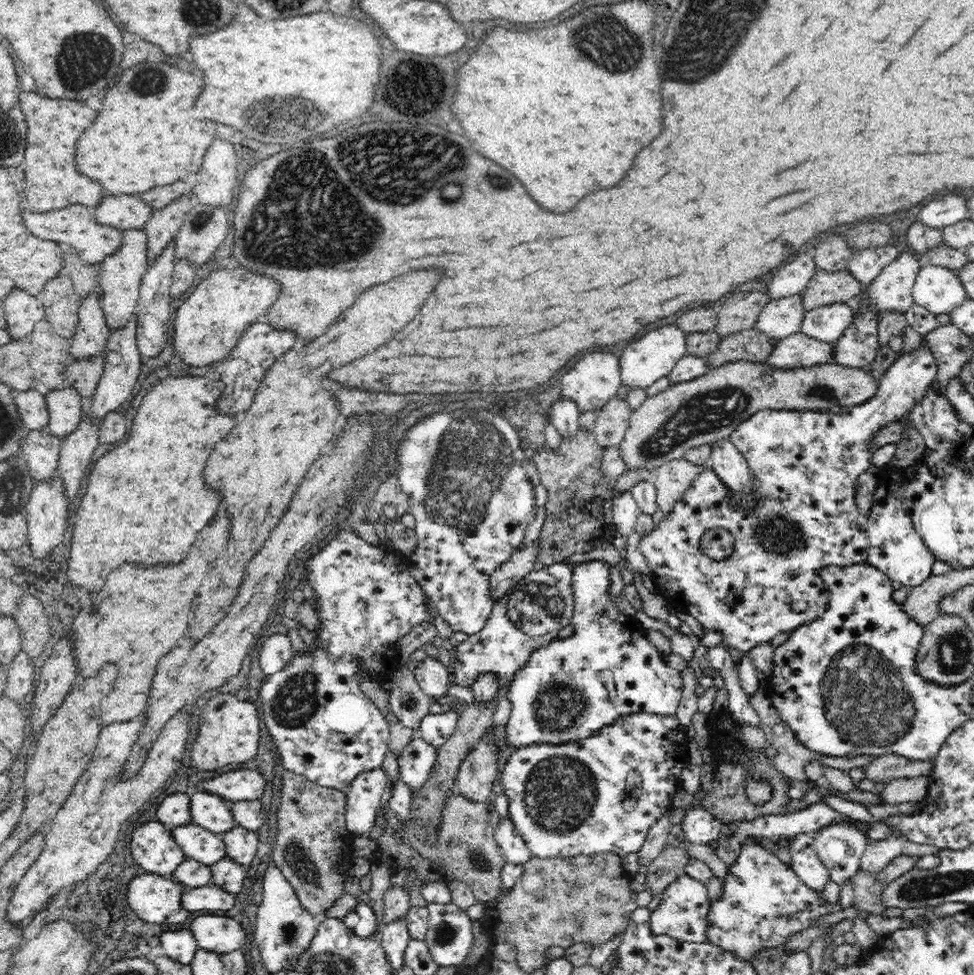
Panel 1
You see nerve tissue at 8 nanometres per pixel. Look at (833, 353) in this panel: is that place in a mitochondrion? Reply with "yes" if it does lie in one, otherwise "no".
no

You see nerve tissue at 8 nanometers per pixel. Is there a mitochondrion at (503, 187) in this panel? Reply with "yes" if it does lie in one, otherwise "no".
yes

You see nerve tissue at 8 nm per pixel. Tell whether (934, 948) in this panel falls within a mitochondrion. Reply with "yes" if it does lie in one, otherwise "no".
no

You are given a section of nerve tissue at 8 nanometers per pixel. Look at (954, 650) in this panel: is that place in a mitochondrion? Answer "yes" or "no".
yes

